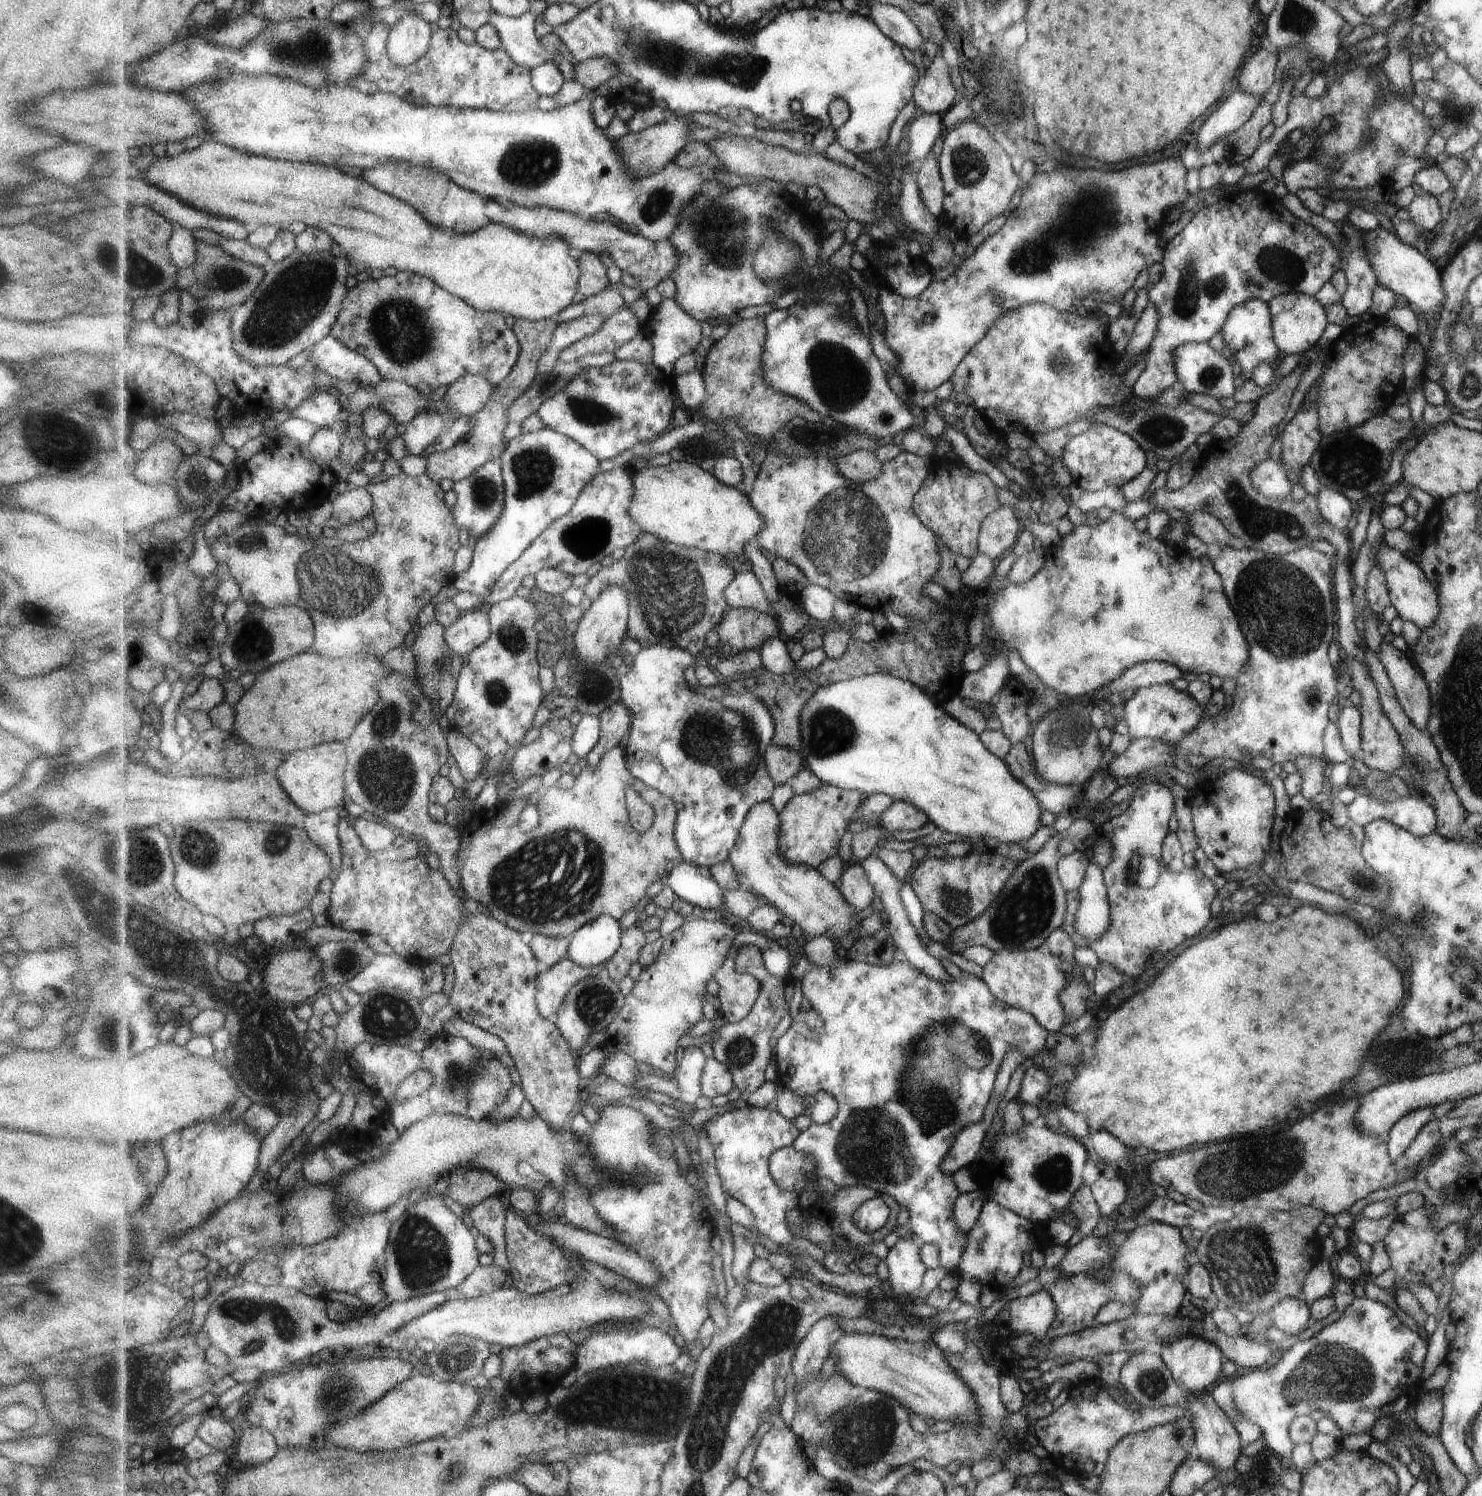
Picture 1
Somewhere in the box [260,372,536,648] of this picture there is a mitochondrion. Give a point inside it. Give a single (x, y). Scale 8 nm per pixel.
(341, 583)

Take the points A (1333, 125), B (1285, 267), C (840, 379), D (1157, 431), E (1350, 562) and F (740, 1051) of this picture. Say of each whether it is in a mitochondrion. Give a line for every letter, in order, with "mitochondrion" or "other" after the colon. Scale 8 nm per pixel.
A: other
B: mitochondrion
C: mitochondrion
D: mitochondrion
E: other
F: mitochondrion

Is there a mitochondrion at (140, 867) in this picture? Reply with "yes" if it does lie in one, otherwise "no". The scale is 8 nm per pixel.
yes

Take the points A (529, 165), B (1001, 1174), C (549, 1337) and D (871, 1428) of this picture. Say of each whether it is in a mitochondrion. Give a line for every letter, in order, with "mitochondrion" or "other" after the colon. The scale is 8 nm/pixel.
A: mitochondrion
B: mitochondrion
C: other
D: mitochondrion

